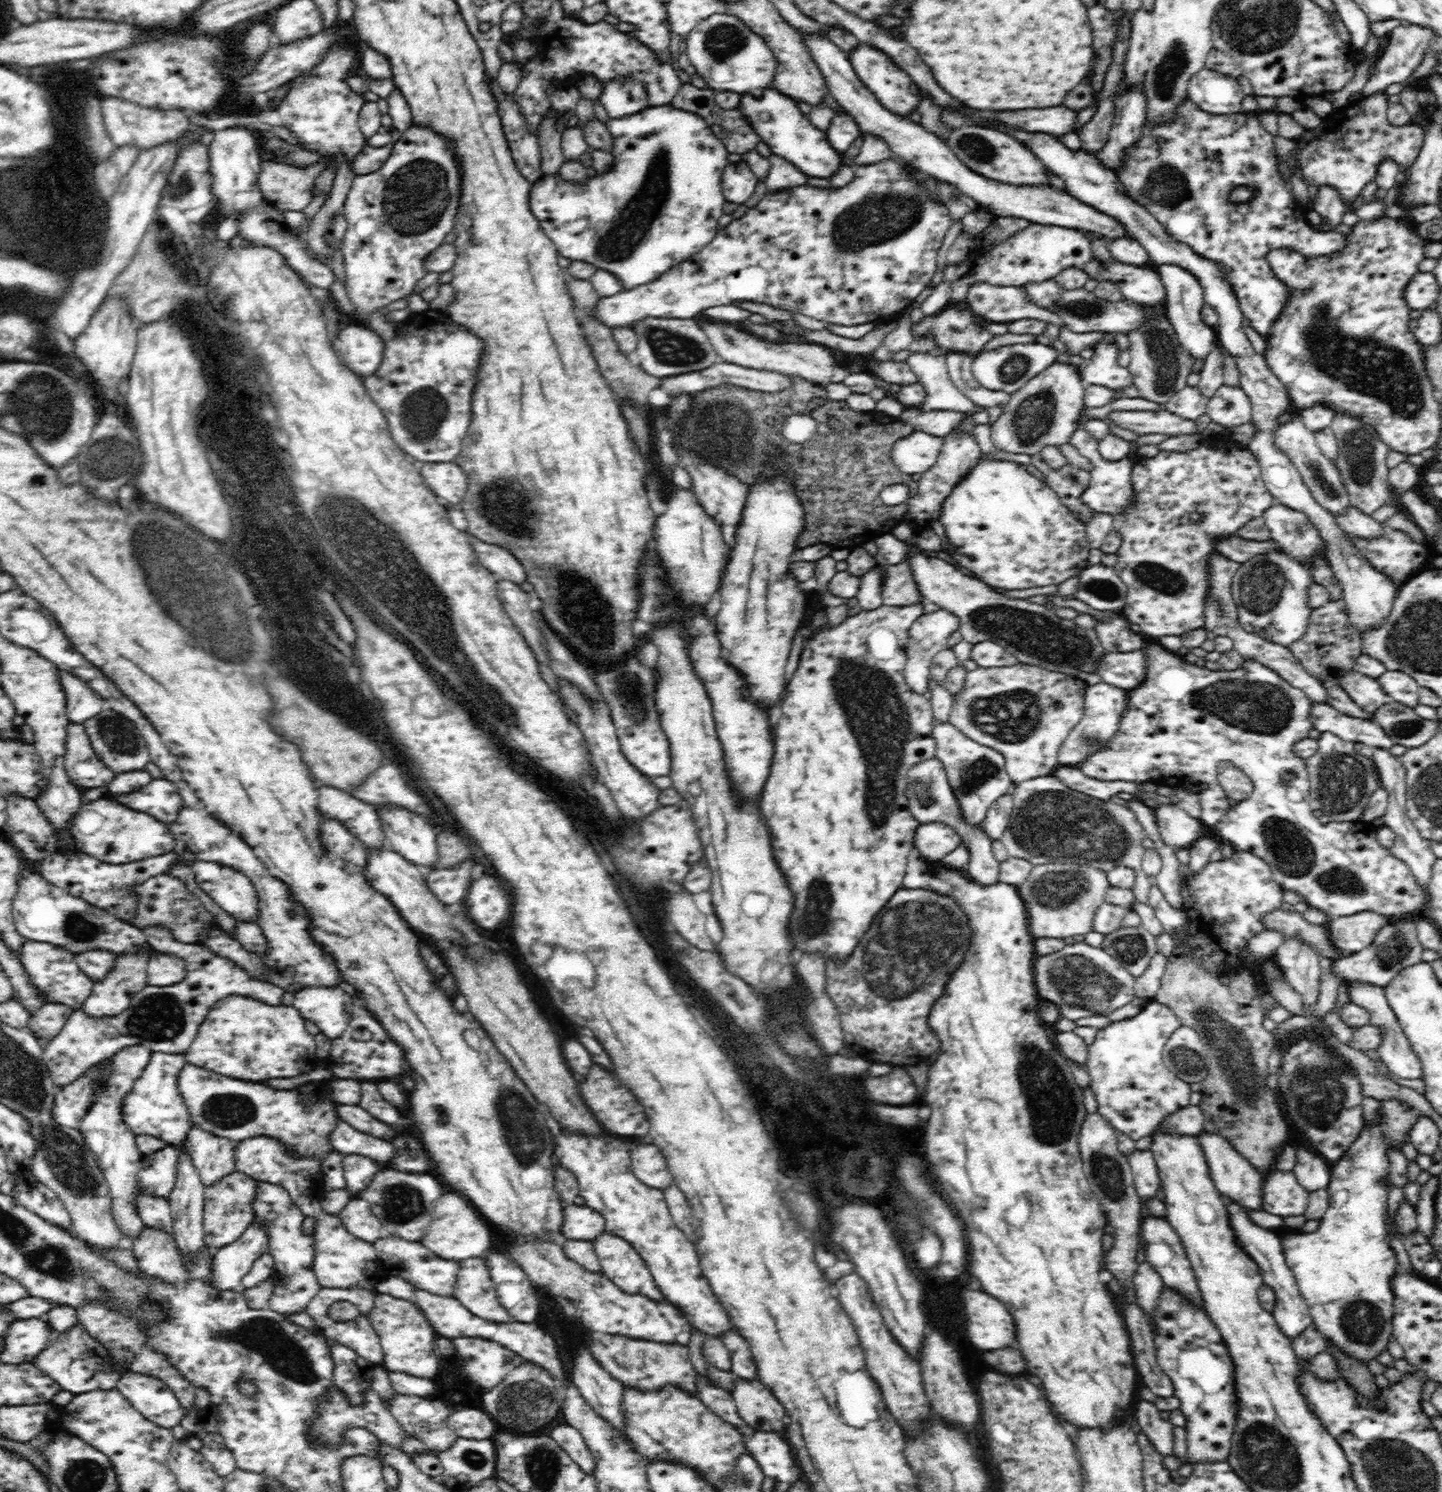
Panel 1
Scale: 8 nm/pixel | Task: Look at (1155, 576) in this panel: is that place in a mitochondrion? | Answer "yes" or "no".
yes

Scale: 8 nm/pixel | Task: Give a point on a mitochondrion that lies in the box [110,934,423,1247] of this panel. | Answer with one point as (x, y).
(158, 1017)

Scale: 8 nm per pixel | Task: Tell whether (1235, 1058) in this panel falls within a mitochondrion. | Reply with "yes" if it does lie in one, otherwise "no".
yes

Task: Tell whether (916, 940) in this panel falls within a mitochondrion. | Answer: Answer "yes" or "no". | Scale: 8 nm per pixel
yes

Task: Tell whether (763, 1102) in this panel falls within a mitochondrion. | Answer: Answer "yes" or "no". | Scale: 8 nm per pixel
no

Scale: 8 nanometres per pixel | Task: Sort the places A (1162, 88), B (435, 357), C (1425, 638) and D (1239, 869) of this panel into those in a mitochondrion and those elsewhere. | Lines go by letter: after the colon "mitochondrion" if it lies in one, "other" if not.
A: mitochondrion
B: other
C: mitochondrion
D: other

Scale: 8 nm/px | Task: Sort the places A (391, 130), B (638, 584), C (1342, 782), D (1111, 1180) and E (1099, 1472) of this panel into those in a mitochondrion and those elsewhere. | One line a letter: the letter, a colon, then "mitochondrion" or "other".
A: other
B: other
C: mitochondrion
D: mitochondrion
E: other

